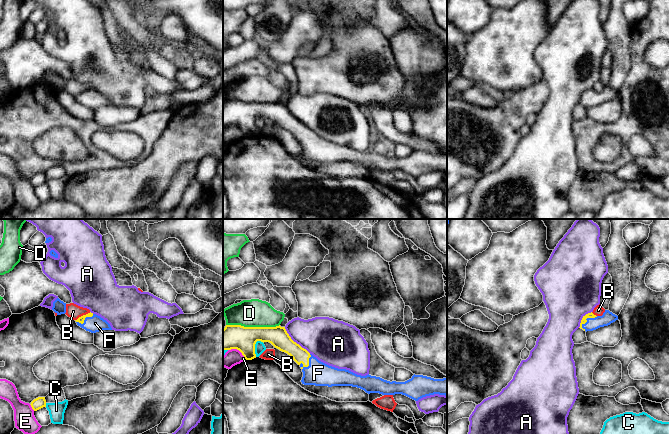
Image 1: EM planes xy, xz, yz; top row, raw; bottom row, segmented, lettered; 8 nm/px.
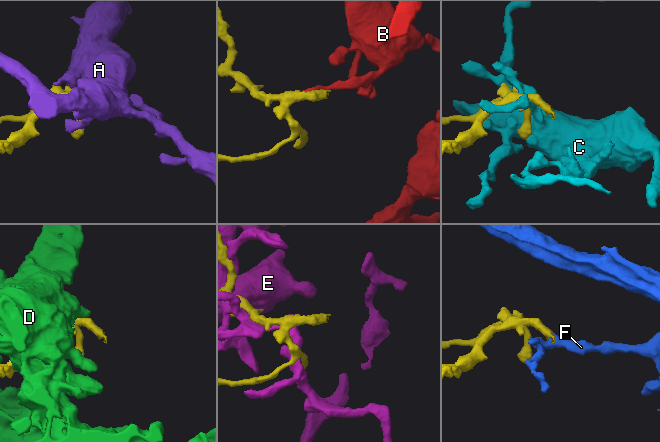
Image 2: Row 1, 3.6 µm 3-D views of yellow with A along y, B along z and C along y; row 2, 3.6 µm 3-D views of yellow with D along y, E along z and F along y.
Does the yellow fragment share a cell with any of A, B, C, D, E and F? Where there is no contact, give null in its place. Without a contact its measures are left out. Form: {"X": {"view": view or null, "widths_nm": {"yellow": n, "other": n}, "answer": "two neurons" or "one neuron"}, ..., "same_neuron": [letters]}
{"A": {"view": "xz", "widths_nm": {"yellow": 160, "other": 340}, "answer": "two neurons"}, "B": {"view": "xy", "widths_nm": {"yellow": 50, "other": 120}, "answer": "two neurons"}, "C": {"view": "xz", "widths_nm": {"yellow": 190, "other": 80}, "answer": "two neurons"}, "D": {"view": "xz", "widths_nm": {"yellow": 190, "other": 220}, "answer": "two neurons"}, "E": {"view": "xy", "widths_nm": {"yellow": 90, "other": 170}, "answer": "two neurons"}, "F": {"view": "xz", "widths_nm": {"yellow": 140, "other": 190}, "answer": "one neuron"}, "same_neuron": ["F"]}

